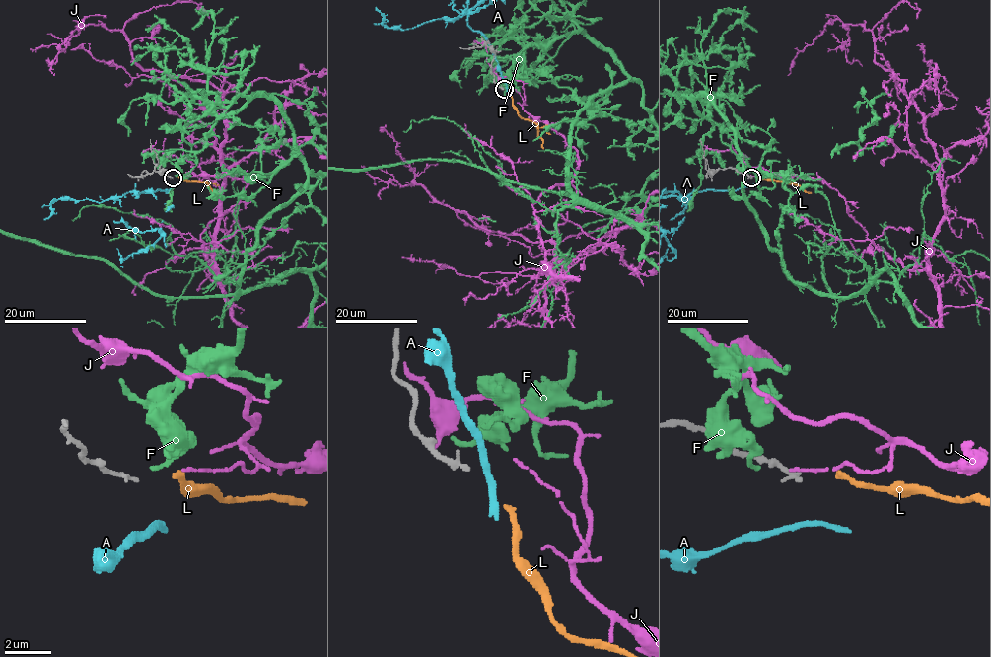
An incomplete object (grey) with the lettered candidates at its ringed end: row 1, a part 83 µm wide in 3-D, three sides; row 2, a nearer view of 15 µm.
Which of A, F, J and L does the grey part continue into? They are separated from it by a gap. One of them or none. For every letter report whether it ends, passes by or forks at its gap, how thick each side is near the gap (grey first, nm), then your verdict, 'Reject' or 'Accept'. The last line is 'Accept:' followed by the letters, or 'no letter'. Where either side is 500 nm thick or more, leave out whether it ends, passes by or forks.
A: It passes by. Thickness 170 nm (grey) against 240 nm. Reject
F: It ends there. Thickness 170 nm (grey) against 180 nm. Reject
J: It ends there. Thickness 170 nm (grey) against 100 nm. Reject
L: It ends there. Thickness 170 nm (grey) against 240 nm. Accept
Accept: L

